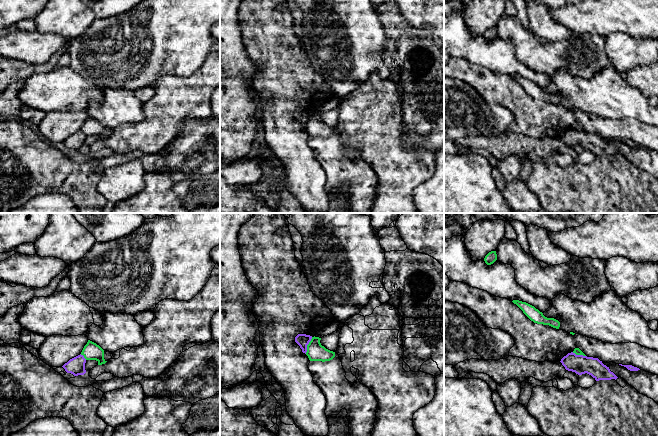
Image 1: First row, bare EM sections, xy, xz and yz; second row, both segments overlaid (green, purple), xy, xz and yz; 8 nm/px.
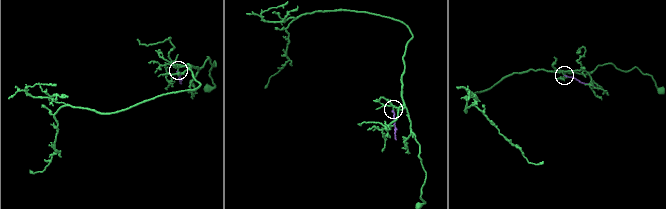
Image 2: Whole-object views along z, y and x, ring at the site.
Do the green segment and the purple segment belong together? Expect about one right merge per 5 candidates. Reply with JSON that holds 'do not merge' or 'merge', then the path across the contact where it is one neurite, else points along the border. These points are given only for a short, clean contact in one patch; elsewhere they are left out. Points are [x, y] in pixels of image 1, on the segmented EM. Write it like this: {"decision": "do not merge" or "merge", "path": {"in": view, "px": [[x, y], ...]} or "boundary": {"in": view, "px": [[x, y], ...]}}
{"decision": "do not merge", "boundary": {"in": "xz", "px": [[312, 337], [305, 353]]}}

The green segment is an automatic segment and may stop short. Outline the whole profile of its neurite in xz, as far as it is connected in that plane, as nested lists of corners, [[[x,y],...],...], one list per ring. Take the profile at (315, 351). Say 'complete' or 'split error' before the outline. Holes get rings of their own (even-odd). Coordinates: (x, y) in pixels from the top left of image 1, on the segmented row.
complete; [[[312,337],[311,341],[307,345],[306,355],[310,361],[330,361],[335,357],[335,352],[326,349],[320,343],[321,338]]]

